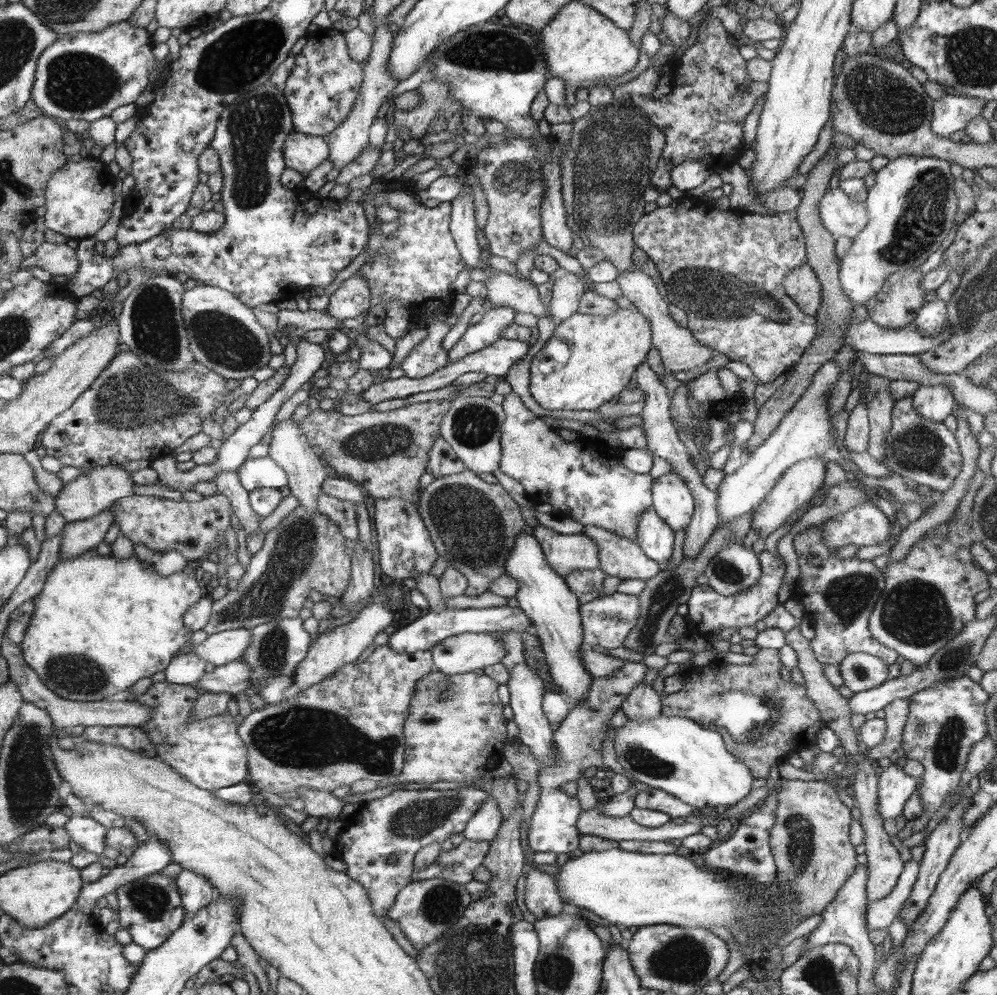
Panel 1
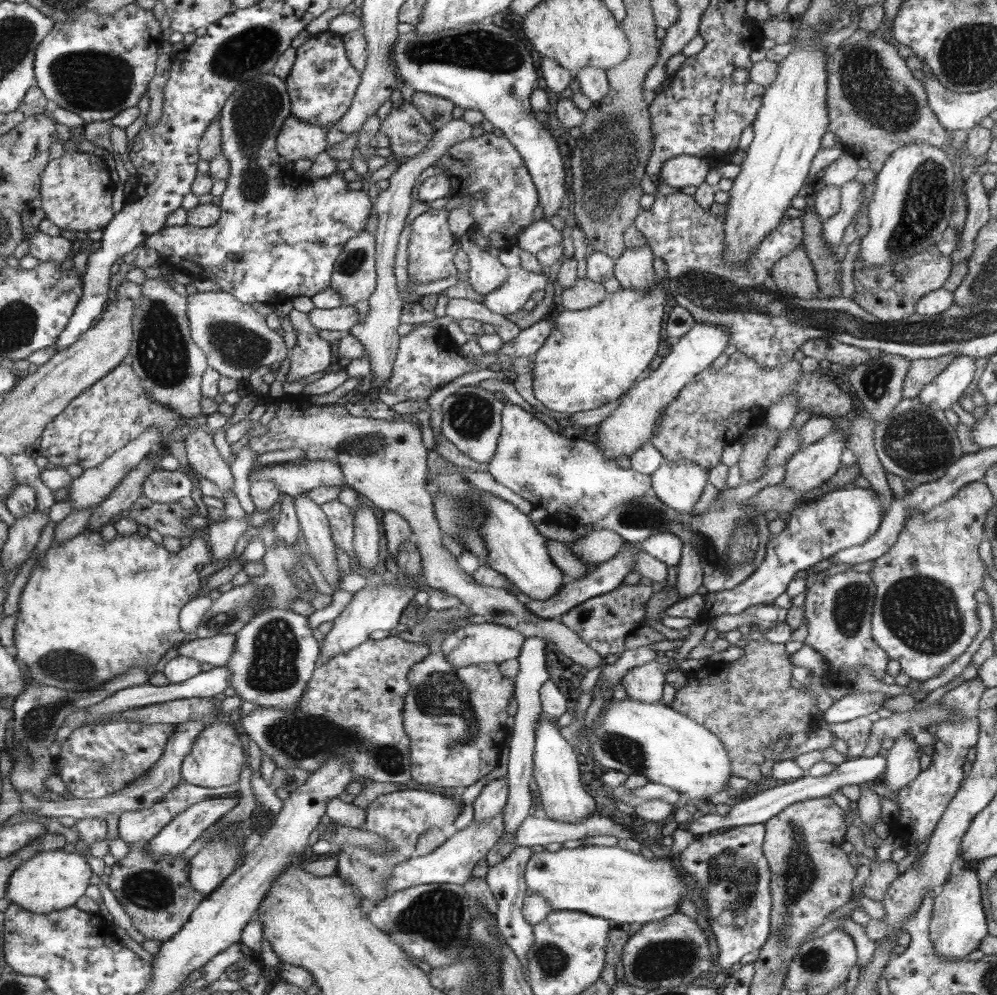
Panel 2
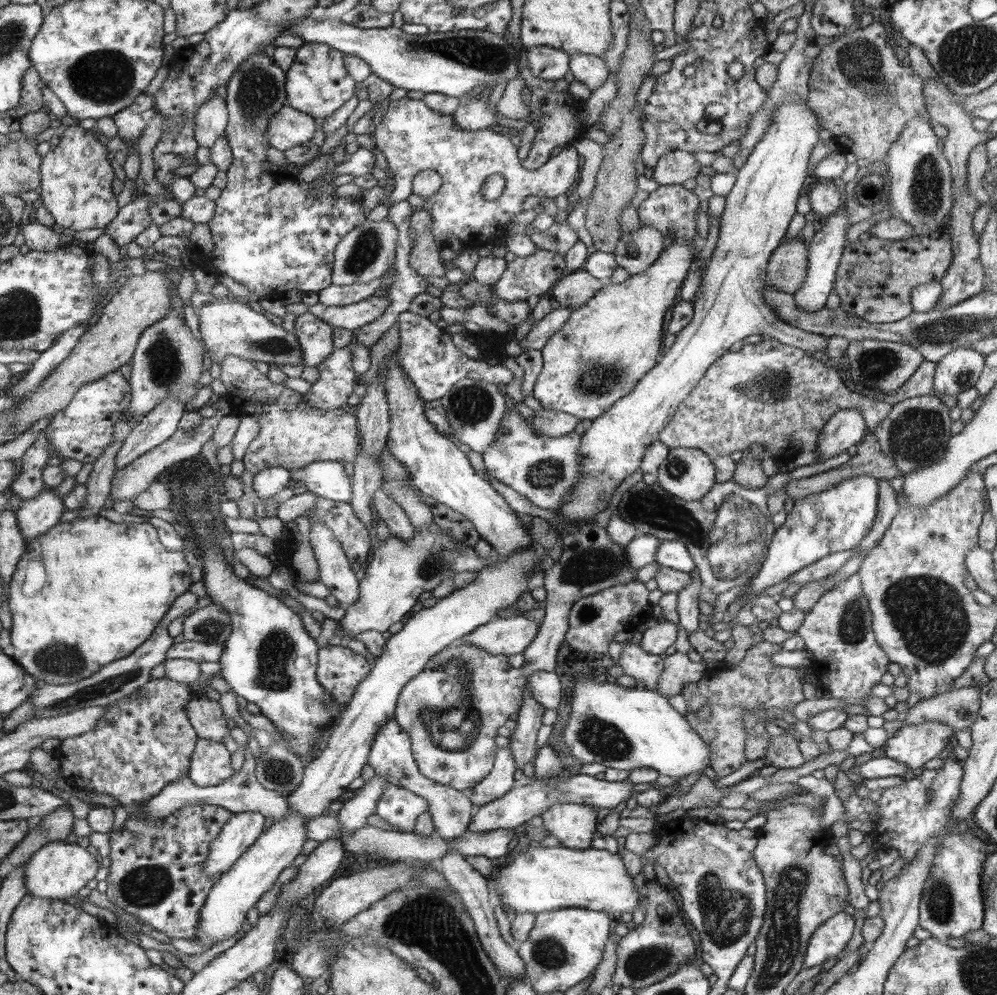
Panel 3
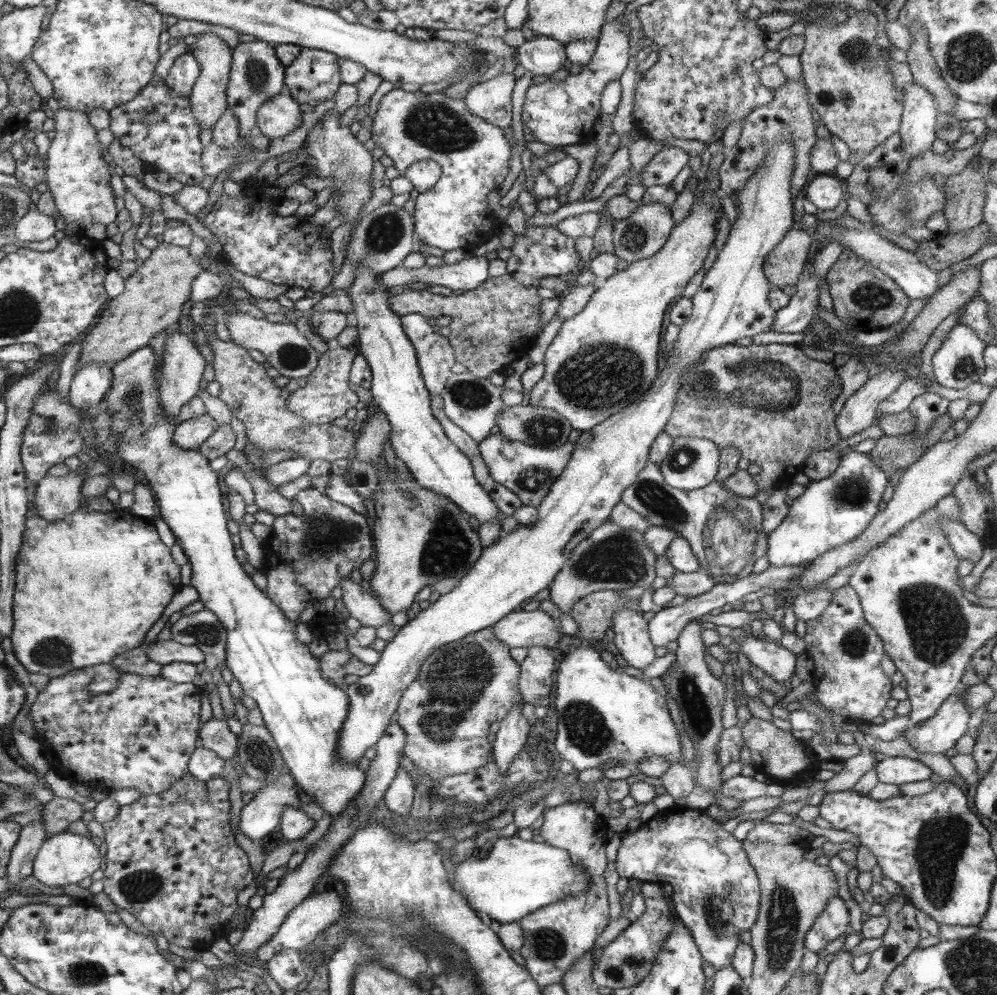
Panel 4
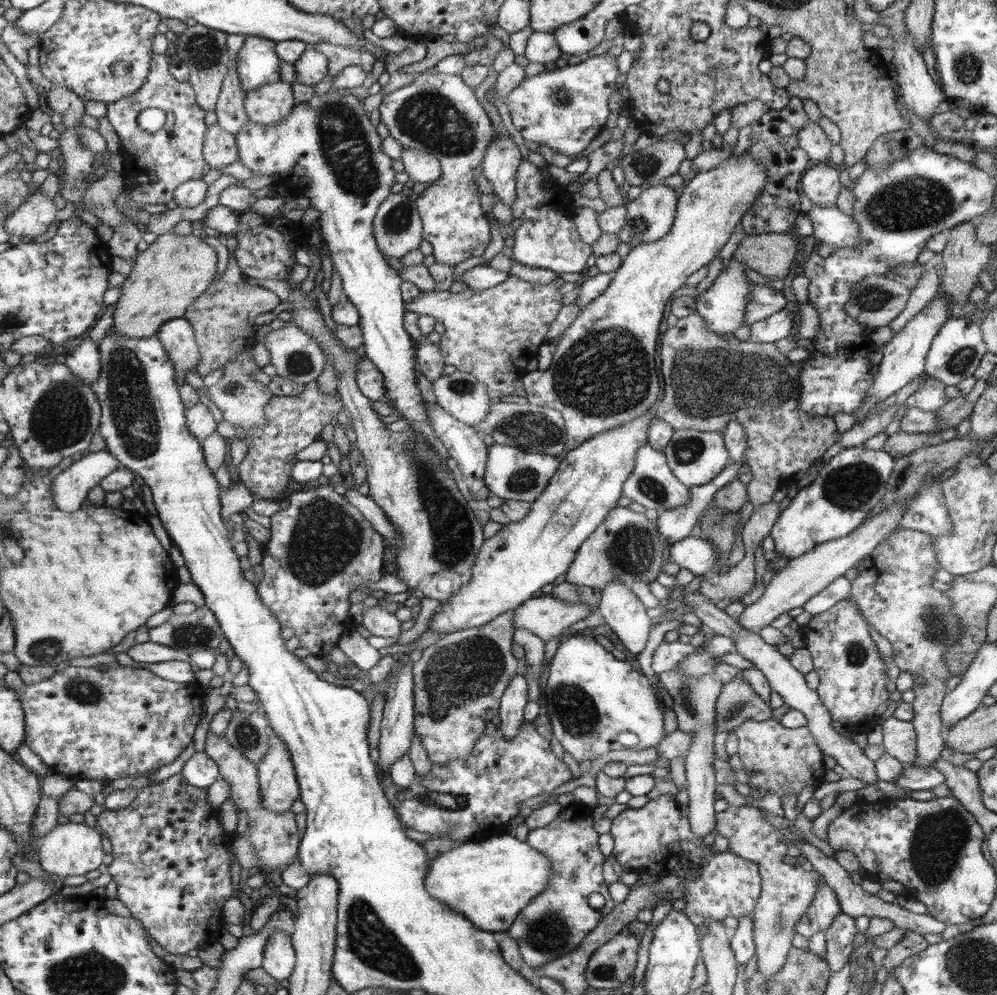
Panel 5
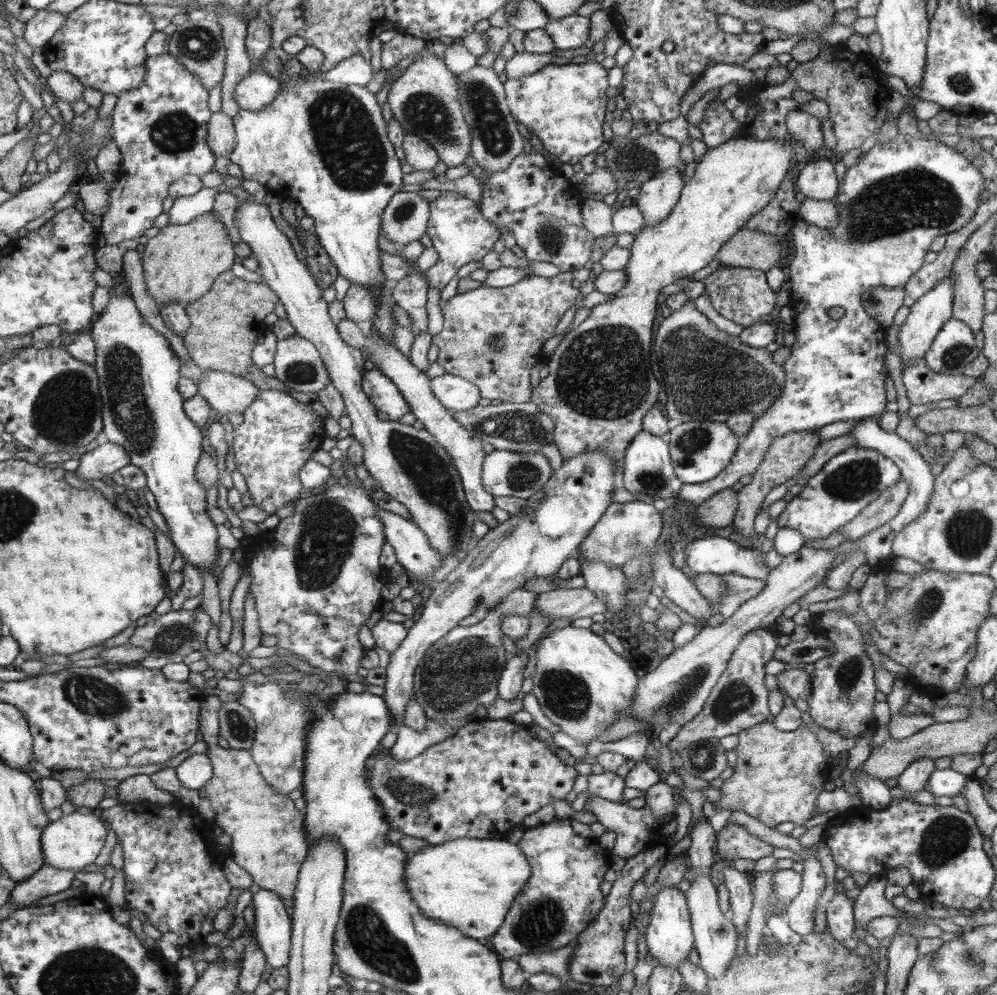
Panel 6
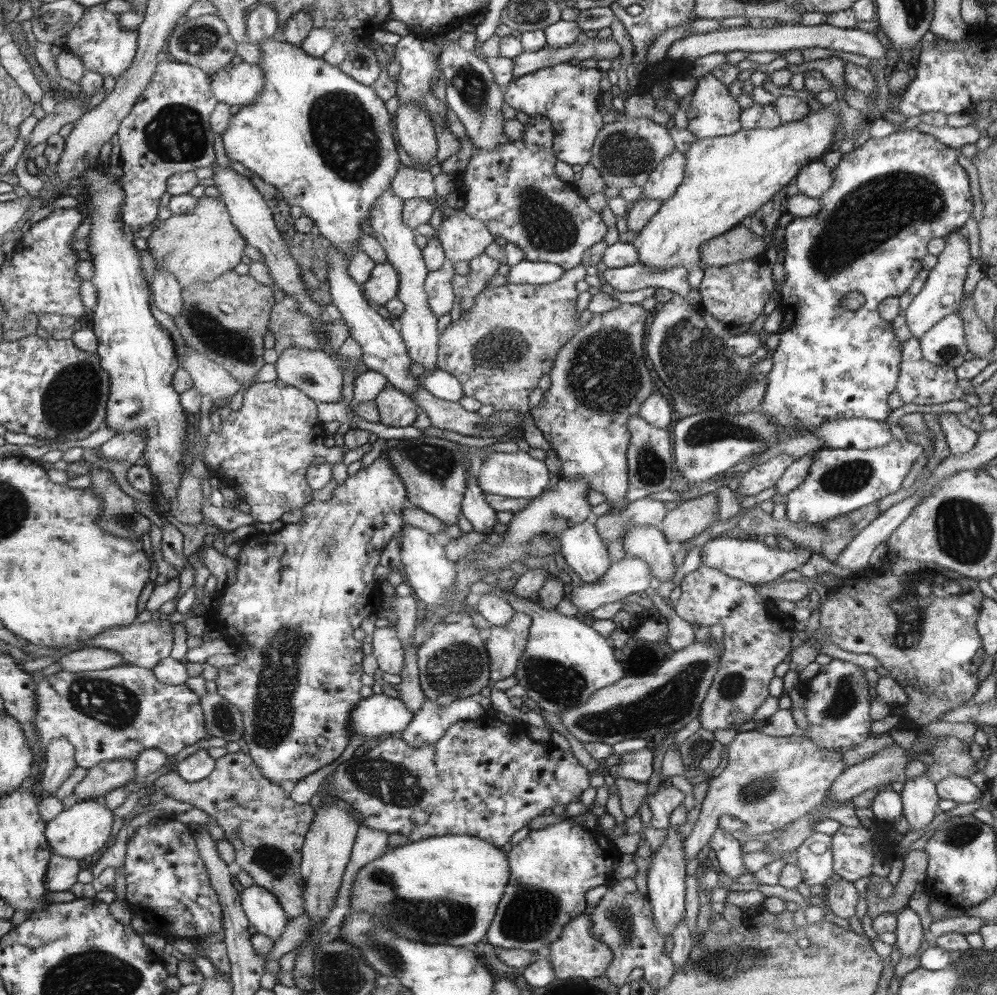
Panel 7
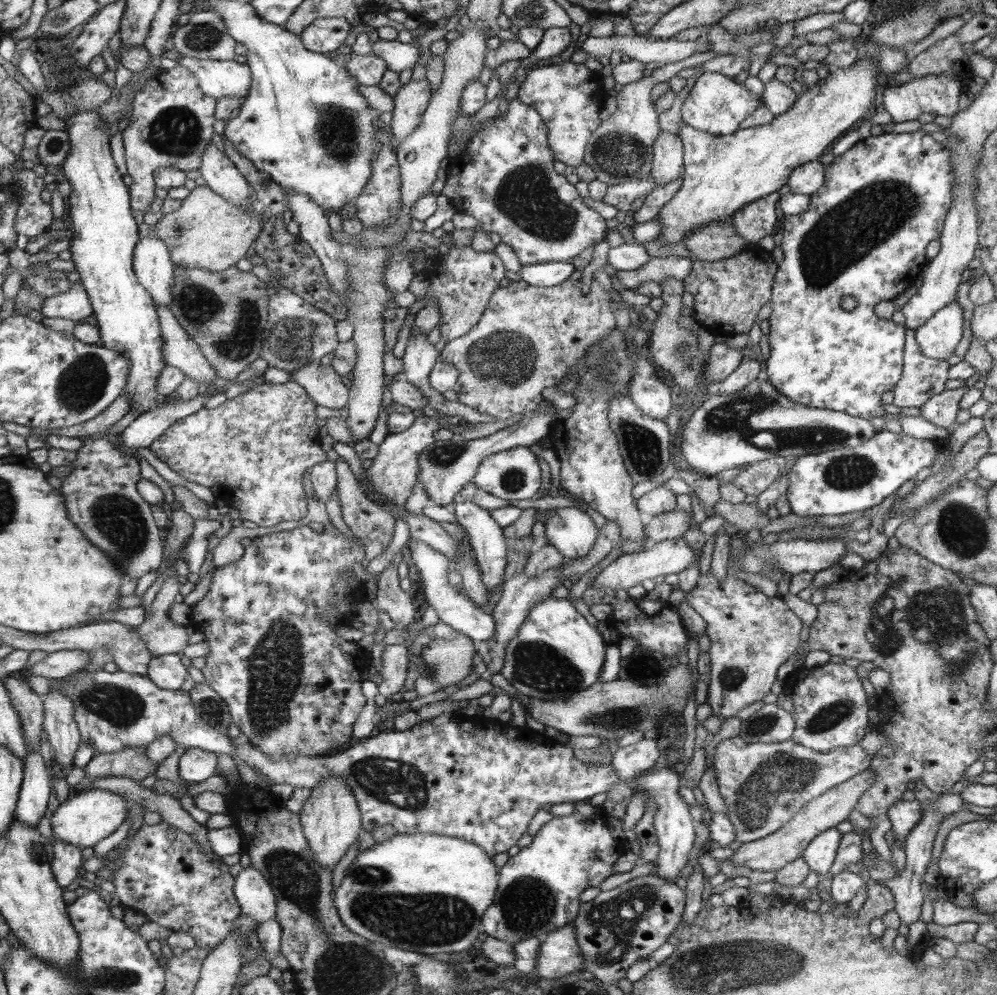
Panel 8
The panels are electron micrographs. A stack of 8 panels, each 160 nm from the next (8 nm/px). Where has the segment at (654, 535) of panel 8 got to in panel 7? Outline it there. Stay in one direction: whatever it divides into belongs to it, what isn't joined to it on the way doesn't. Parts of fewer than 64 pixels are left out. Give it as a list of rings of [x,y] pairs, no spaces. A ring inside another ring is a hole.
[[[716,492],[682,500],[661,520],[662,534],[673,546],[684,543],[704,533],[713,524],[713,518],[719,515],[718,511]]]

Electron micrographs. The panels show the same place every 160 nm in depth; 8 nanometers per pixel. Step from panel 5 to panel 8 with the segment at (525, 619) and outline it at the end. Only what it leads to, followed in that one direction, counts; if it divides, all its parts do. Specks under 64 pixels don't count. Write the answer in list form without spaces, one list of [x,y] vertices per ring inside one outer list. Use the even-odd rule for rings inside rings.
[[[682,537],[670,541],[664,540],[653,545],[650,544],[648,547],[638,550],[638,552],[618,556],[610,565],[597,574],[591,586],[594,586],[594,588],[612,588],[616,592],[621,590],[626,592],[632,586],[641,585],[648,578],[654,579],[657,576],[665,577],[667,574],[679,574],[688,568],[690,564],[698,562],[701,555],[703,555],[702,550],[691,549]]]

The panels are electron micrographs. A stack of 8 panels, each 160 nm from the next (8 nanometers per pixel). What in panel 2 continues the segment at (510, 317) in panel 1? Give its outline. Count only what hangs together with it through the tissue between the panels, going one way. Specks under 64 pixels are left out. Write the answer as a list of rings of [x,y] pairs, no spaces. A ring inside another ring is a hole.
[[[543,266],[543,274],[514,268],[506,282],[494,292],[484,296],[484,306],[502,316],[521,312],[535,290],[545,290],[548,282],[548,267]]]

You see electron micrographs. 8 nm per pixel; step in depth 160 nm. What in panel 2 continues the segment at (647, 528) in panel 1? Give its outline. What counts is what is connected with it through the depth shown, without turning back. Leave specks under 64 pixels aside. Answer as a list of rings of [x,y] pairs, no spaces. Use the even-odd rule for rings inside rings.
[[[656,530],[641,544],[647,554],[664,561],[668,567],[676,566],[680,562],[682,548],[684,548],[682,540],[668,530]]]

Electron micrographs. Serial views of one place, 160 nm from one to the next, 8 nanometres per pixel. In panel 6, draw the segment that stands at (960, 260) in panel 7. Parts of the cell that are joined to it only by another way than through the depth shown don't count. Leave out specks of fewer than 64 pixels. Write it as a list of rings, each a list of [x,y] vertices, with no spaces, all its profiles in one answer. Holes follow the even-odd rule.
[[[950,277],[943,278],[928,294],[919,298],[911,307],[907,319],[899,326],[897,352],[903,365],[913,358],[923,358],[944,328],[945,322],[953,317],[953,286]]]

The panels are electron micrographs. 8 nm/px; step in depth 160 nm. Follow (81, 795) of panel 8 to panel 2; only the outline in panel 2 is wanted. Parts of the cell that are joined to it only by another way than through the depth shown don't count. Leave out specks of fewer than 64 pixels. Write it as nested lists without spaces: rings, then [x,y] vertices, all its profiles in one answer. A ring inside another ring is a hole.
[[[63,849],[49,850],[29,858],[19,867],[12,882],[7,897],[12,904],[18,904],[24,910],[34,914],[54,913],[74,906],[78,898],[84,896],[88,888],[88,880],[92,876],[86,858],[78,856],[78,852],[67,853]]]

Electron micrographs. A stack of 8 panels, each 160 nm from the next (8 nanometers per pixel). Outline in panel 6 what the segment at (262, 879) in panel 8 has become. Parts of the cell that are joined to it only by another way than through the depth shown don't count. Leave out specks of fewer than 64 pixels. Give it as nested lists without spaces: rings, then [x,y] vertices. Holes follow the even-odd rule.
[[[260,889],[252,896],[254,906],[254,938],[266,954],[270,968],[289,964],[292,950],[292,922],[280,896],[270,890]]]

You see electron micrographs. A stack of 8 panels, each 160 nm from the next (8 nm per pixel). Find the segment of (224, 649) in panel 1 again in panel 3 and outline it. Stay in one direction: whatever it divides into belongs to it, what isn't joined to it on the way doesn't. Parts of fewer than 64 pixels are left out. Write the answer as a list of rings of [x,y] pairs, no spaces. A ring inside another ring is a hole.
[[[183,640],[180,643],[174,643],[167,652],[167,658],[181,658],[191,660],[197,663],[201,662],[219,662],[224,652],[224,643],[215,642],[196,642]]]

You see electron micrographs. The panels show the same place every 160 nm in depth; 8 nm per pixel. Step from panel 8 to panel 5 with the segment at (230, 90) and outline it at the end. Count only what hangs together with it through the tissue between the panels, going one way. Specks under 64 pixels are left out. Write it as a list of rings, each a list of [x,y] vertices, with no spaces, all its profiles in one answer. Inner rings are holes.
[[[282,80],[246,92],[244,106],[249,120],[262,126],[276,126],[293,112],[292,84]]]

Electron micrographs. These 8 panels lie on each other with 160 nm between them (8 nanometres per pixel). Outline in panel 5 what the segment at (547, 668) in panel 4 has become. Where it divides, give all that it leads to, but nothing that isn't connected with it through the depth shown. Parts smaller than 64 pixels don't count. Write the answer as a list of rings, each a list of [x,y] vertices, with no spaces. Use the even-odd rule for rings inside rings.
[[[525,628],[515,629],[513,632],[513,640],[524,648],[524,659],[527,664],[527,669],[521,669],[521,673],[528,683],[529,700],[537,701],[541,698],[540,691],[540,675],[542,673],[542,664],[544,664],[544,654],[546,654],[545,642],[538,638],[533,632]]]

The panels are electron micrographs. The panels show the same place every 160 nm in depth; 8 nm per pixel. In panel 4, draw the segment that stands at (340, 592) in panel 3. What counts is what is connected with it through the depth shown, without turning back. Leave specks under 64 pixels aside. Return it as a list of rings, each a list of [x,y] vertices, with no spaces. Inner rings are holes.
[[[344,577],[338,586],[342,588],[342,602],[348,612],[362,625],[377,628],[390,622],[390,614],[383,609],[380,601],[371,595],[367,587],[356,584],[350,577]]]

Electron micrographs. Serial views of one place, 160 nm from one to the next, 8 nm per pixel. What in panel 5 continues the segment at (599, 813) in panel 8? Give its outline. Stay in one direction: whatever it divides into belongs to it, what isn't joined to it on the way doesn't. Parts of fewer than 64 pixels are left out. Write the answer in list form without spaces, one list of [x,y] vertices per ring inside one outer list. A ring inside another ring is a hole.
[[[586,814],[586,818],[554,819],[545,827],[530,830],[526,842],[548,857],[551,862],[550,881],[548,881],[546,891],[534,897],[530,904],[518,913],[518,917],[510,926],[508,934],[516,942],[518,950],[521,950],[521,956],[525,963],[536,970],[539,966],[574,951],[614,911],[616,905],[614,894],[610,894],[610,878],[606,878],[606,862],[613,861],[606,857],[606,850],[602,850],[602,830],[598,830],[598,826],[594,826],[594,817],[590,818],[590,814]],[[593,892],[598,892],[604,897],[606,904],[602,908],[590,906],[589,896]]]

